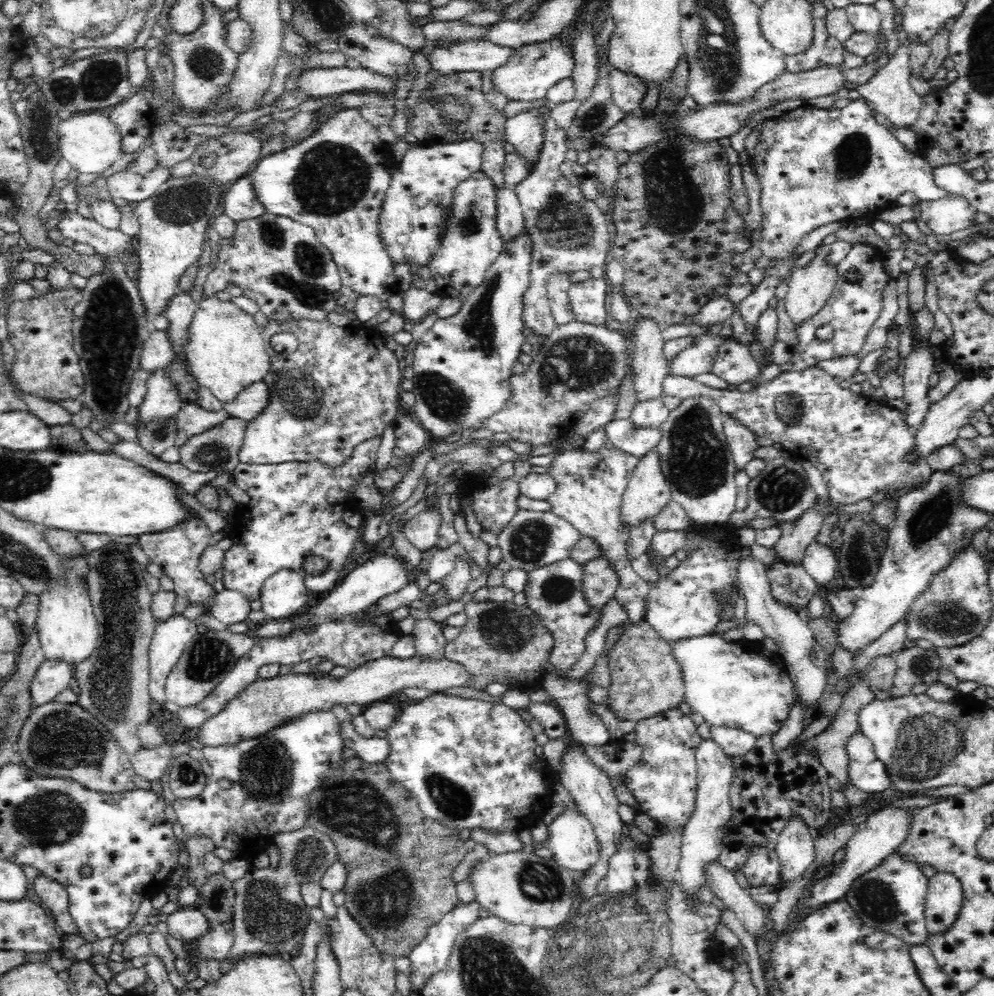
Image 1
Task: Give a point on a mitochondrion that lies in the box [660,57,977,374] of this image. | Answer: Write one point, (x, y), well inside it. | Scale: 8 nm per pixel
(852, 155)

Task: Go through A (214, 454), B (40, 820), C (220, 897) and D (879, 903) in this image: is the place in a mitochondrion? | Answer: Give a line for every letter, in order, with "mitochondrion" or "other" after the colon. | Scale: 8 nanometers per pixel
A: mitochondrion
B: mitochondrion
C: mitochondrion
D: mitochondrion

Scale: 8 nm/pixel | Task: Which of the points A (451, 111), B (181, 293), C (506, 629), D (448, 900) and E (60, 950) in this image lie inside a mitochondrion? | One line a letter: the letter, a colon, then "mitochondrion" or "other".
A: mitochondrion
B: other
C: mitochondrion
D: other
E: other

